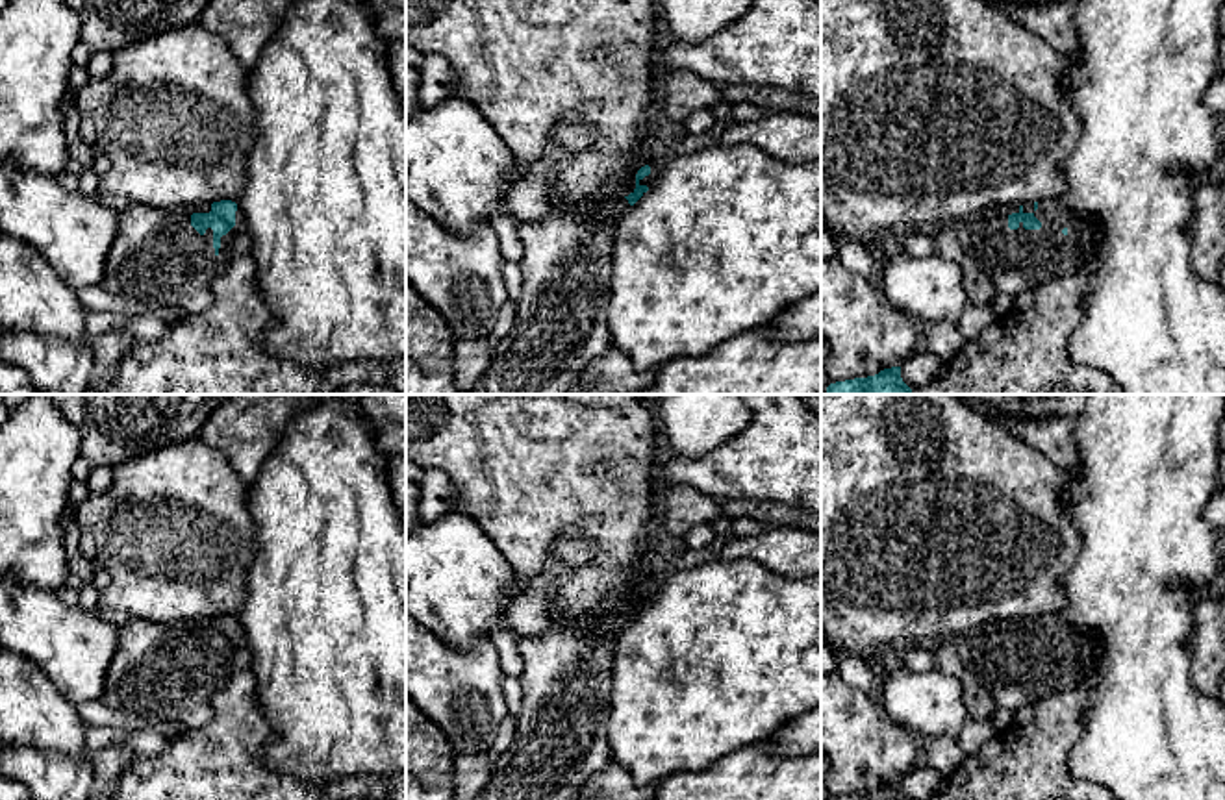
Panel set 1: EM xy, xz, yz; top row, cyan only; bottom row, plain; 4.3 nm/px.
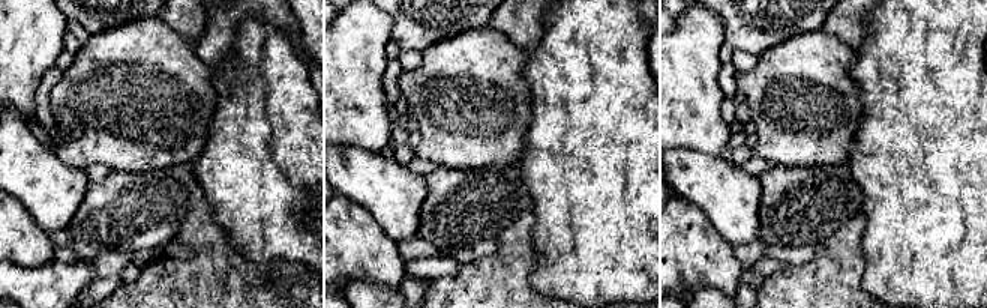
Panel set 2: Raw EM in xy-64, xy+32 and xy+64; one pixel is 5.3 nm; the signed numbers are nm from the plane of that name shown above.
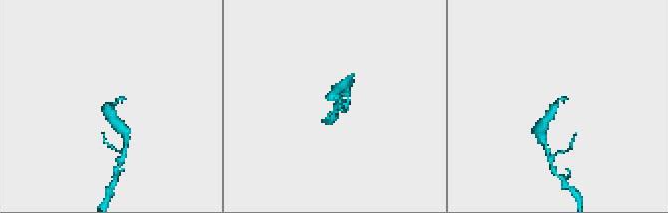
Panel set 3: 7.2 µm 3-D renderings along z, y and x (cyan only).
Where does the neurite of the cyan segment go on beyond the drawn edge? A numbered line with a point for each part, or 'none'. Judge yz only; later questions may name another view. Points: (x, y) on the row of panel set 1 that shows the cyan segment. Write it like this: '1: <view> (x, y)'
1: yz (1020, 258)

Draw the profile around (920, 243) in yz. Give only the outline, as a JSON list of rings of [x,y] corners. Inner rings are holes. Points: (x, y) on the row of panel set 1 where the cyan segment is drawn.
[[[903,230],[893,239],[893,246],[916,257],[936,254],[932,233],[927,230]]]

